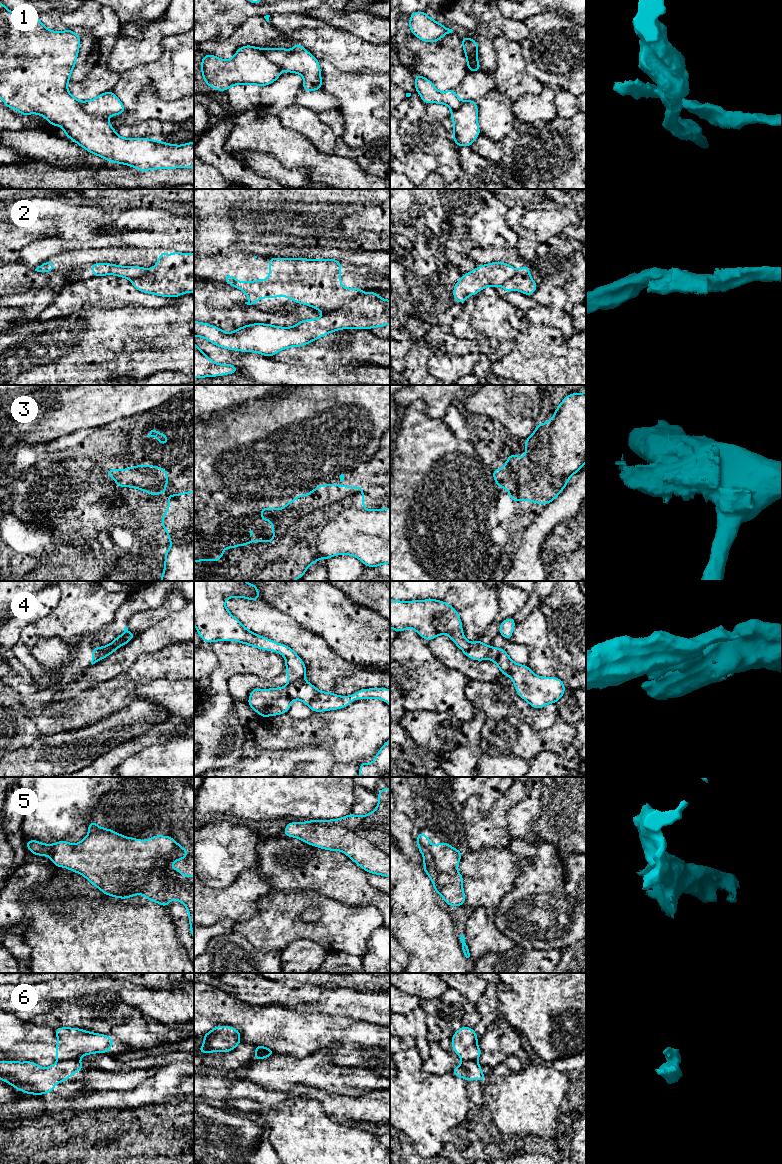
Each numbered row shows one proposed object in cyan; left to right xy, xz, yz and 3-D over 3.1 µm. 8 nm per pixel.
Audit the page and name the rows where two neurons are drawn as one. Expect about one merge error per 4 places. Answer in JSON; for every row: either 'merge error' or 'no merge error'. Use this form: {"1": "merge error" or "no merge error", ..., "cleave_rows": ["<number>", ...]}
{"1": "merge error", "2": "merge error", "3": "no merge error", "4": "merge error", "5": "no merge error", "6": "merge error", "cleave_rows": ["1", "2", "4", "6"]}

